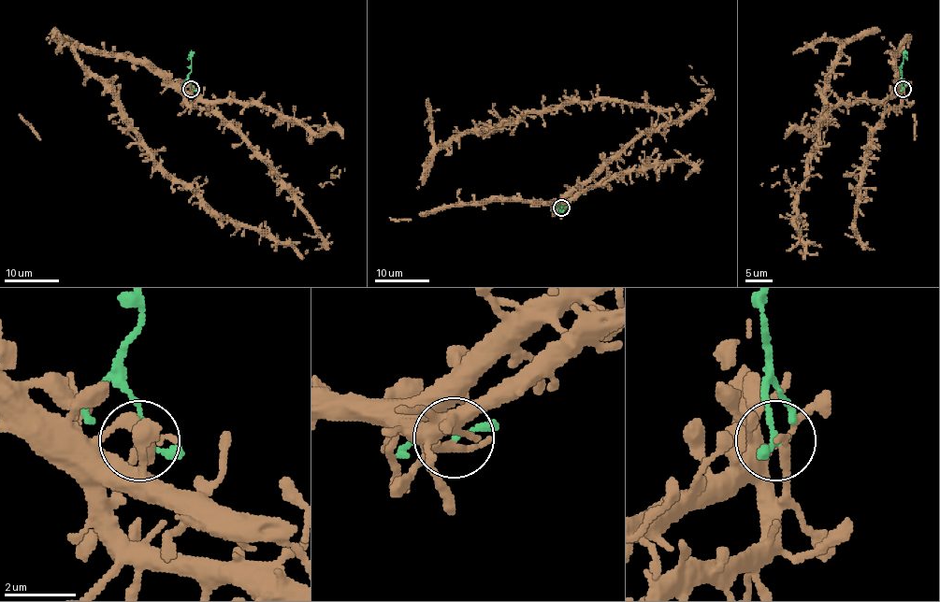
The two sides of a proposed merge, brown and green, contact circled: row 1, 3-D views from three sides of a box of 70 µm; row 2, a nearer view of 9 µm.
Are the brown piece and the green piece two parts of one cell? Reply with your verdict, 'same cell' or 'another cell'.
another cell

